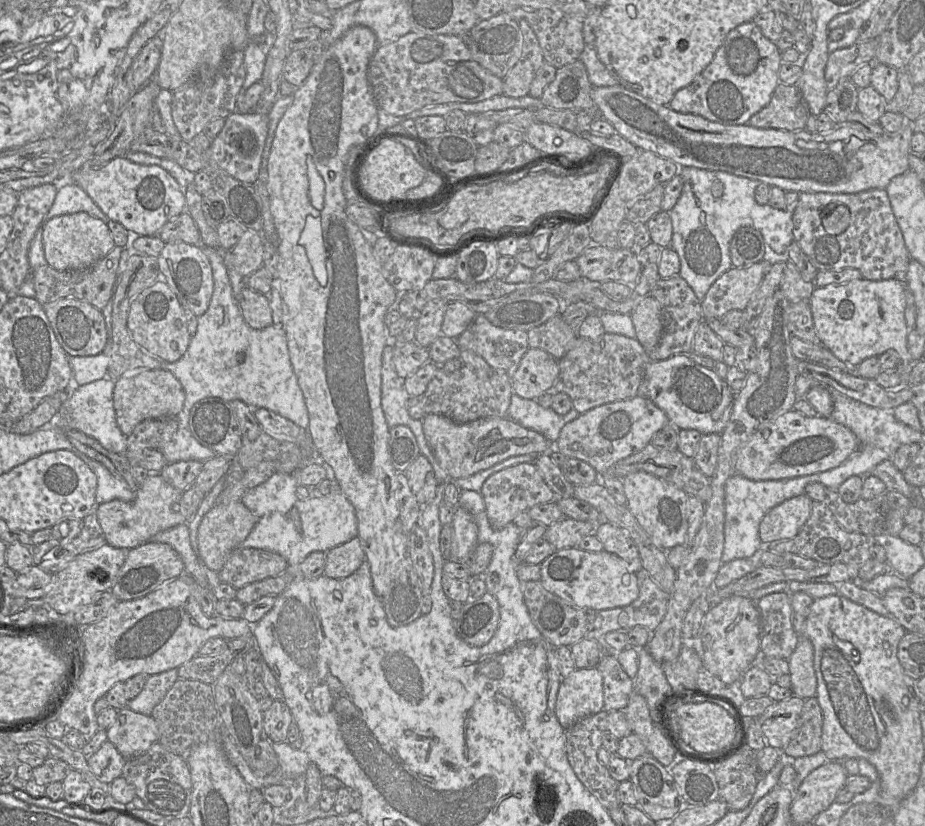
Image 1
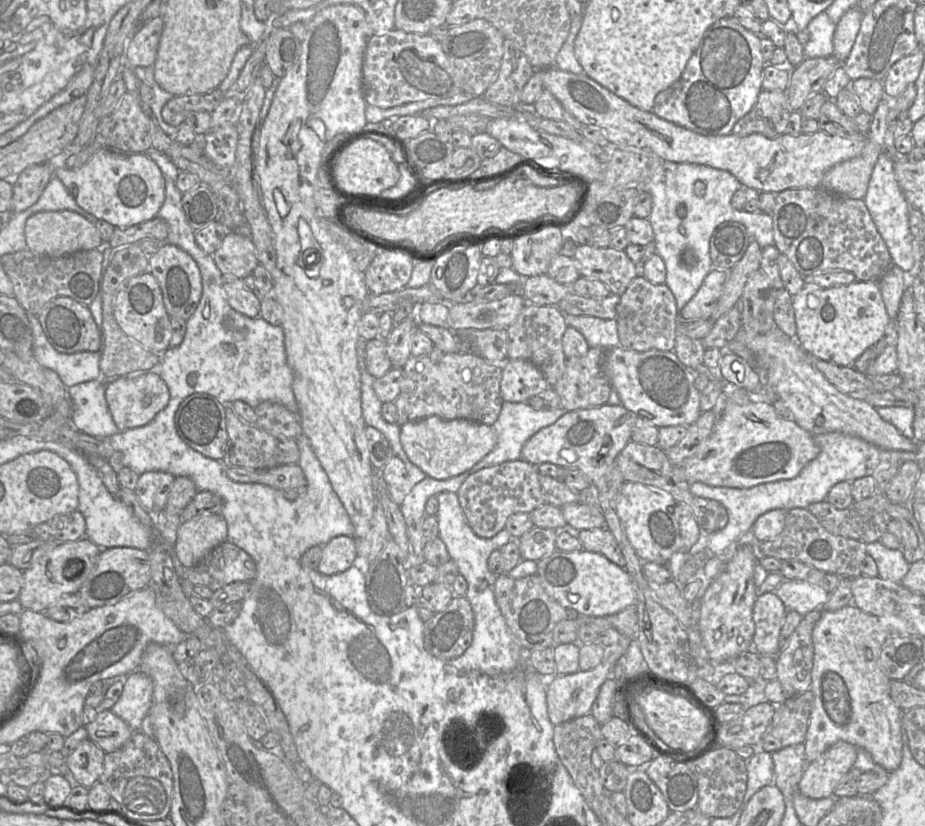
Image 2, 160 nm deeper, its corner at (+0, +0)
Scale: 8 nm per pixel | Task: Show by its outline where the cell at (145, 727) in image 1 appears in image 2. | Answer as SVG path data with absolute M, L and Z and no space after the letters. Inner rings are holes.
M111 710L99 711L96 719L85 727L89 739L106 753L119 749L134 733L128 724Z

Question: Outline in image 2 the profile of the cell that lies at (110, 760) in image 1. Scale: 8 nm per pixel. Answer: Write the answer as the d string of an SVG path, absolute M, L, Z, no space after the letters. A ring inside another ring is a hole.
M91 739L84 740L69 756L66 764L79 785L88 789L99 782L106 752Z

